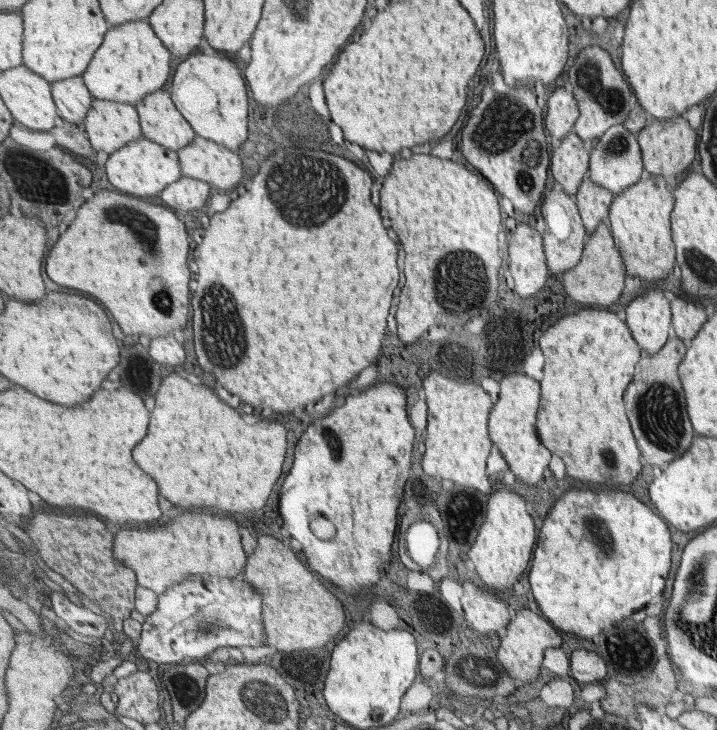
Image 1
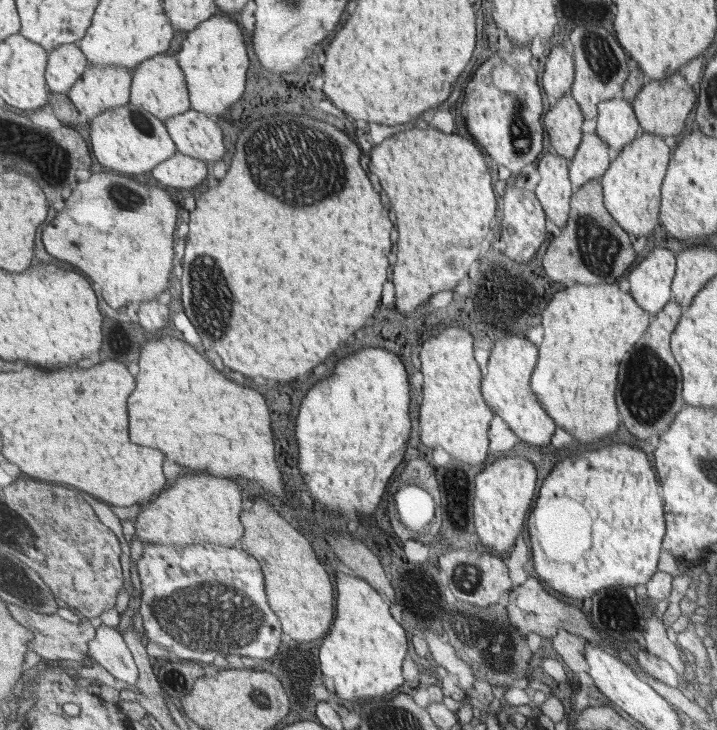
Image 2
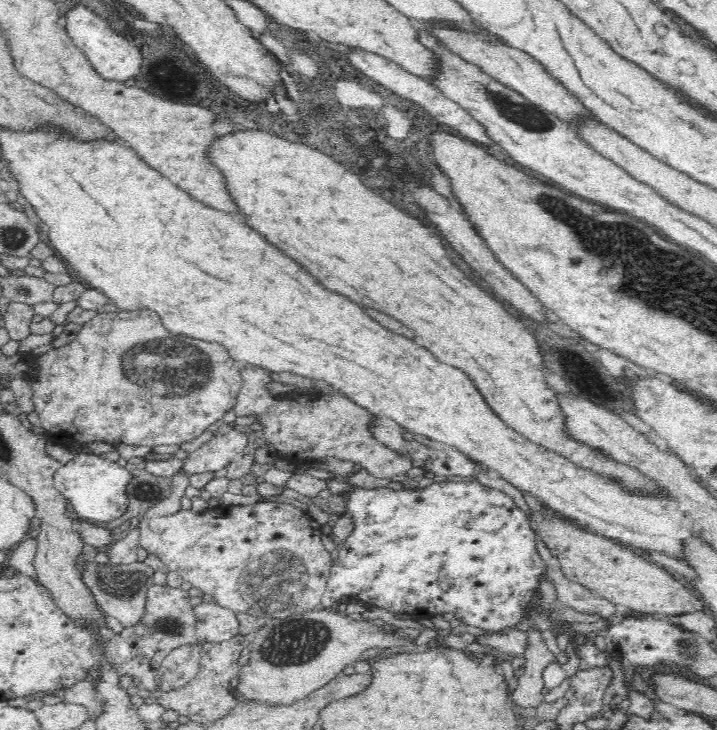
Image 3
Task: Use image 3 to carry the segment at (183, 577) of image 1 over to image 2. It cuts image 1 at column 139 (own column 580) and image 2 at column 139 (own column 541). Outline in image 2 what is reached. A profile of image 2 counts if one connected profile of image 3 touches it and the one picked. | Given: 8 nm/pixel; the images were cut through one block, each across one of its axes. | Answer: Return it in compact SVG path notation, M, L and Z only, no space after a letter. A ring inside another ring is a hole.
M188 474L178 477L138 515L135 533L145 543L189 545L213 543L227 547L241 544L244 538L241 486L217 474Z

